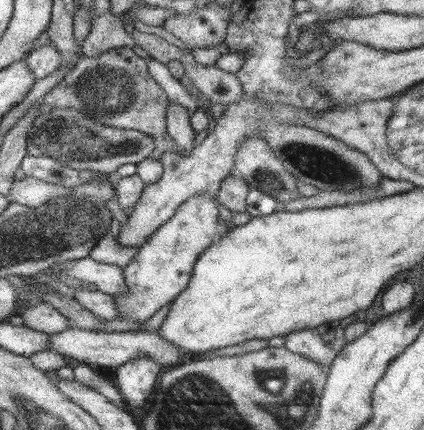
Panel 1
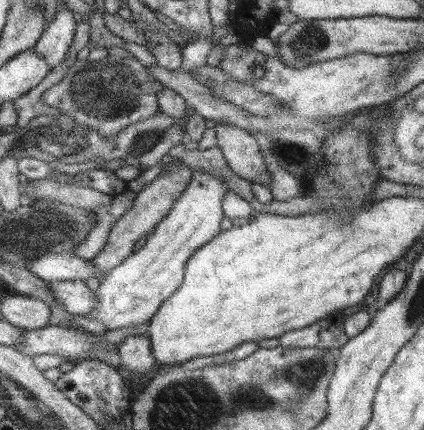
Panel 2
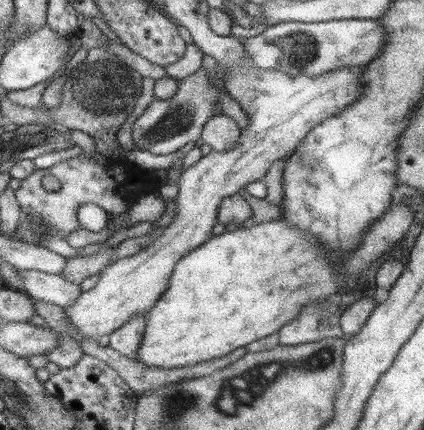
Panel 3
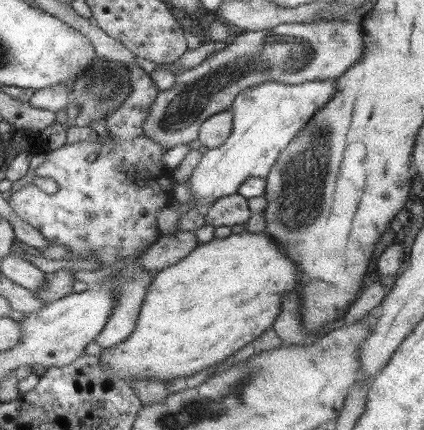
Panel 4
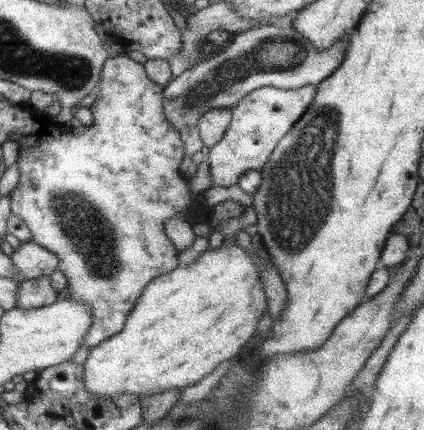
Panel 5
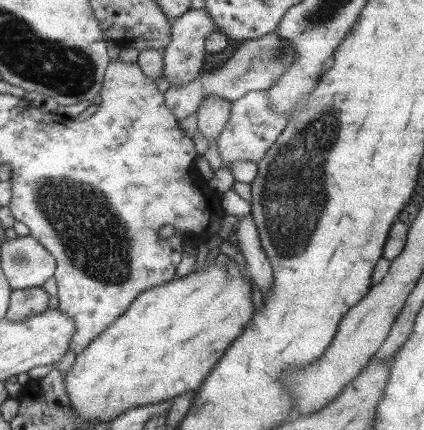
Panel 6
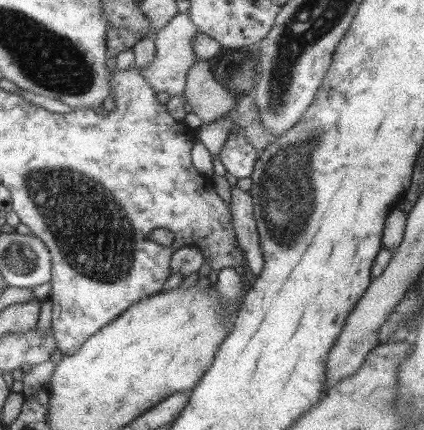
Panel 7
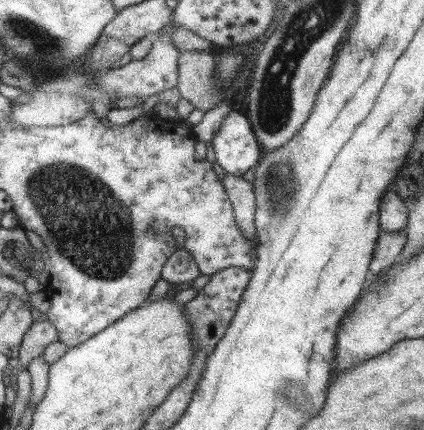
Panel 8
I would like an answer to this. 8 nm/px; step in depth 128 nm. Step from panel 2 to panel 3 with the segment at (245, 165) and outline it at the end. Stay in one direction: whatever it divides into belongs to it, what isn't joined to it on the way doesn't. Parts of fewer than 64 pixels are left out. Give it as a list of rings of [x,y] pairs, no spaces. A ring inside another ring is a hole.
[[[224,112],[215,114],[201,130],[201,138],[204,144],[210,146],[212,151],[224,152],[238,144],[242,136],[242,129],[236,121]]]

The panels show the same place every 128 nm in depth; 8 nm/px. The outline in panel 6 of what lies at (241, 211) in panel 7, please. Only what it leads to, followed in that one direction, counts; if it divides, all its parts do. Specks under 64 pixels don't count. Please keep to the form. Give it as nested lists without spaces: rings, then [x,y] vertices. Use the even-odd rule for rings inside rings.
[[[251,215],[237,218],[236,235],[238,236],[239,248],[247,260],[245,266],[262,294],[268,294],[274,286],[273,266],[262,249],[256,223]]]

